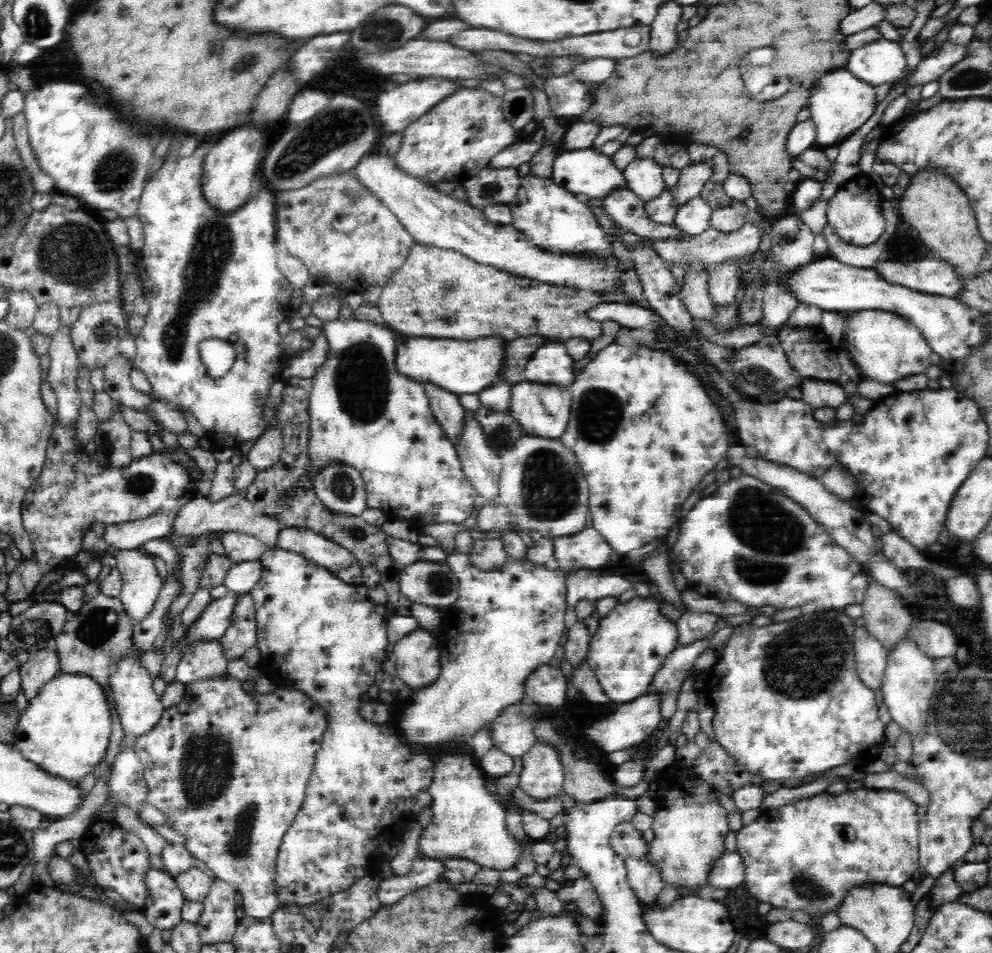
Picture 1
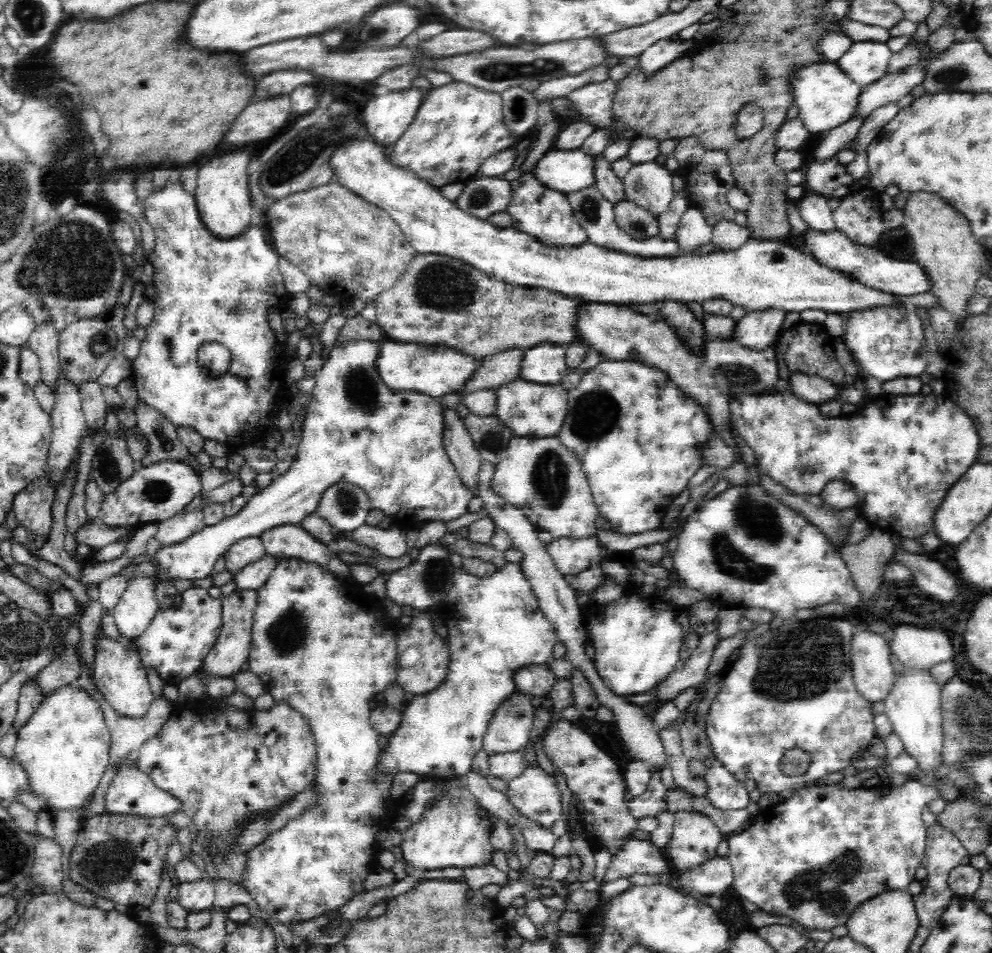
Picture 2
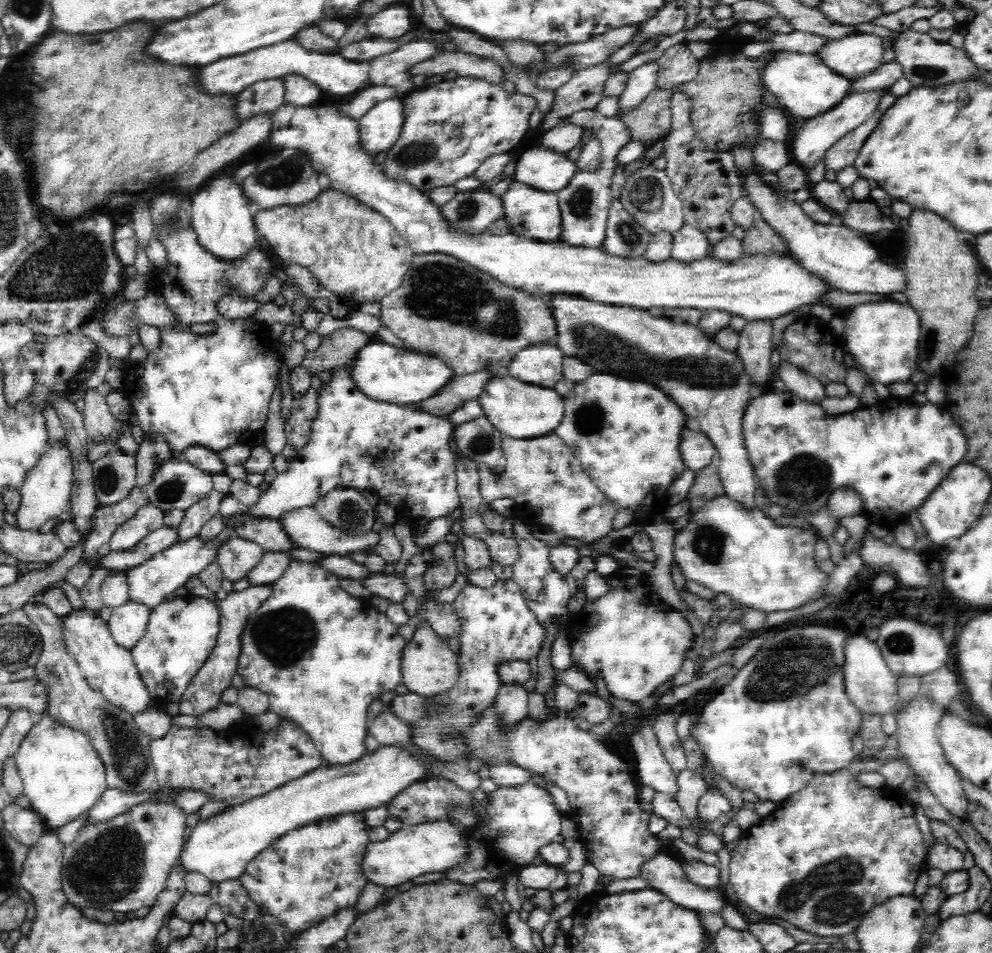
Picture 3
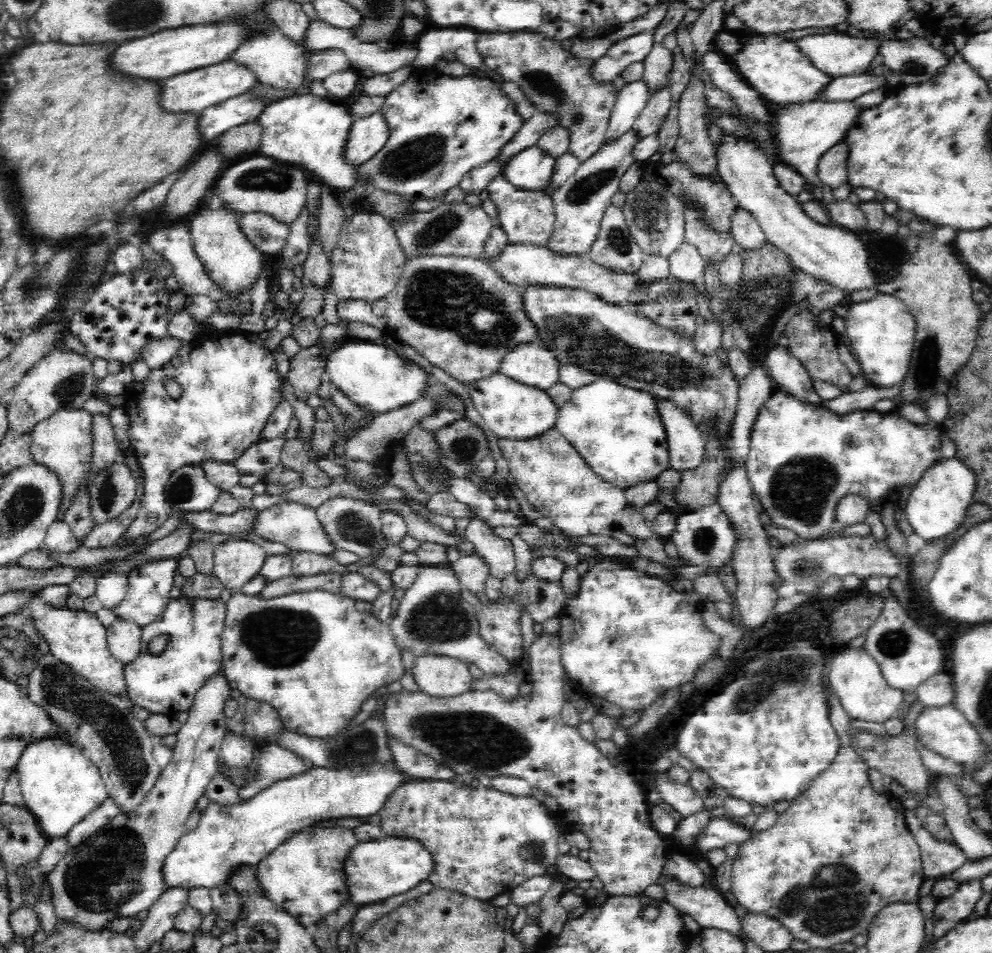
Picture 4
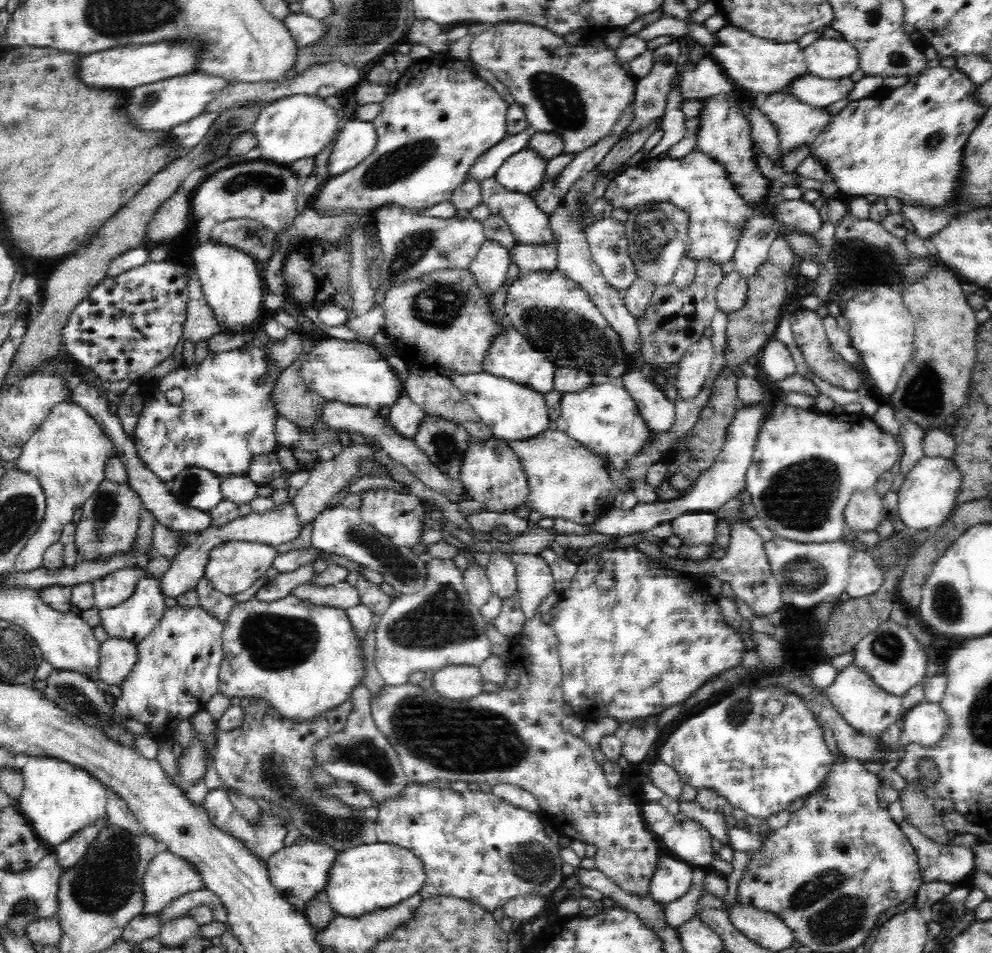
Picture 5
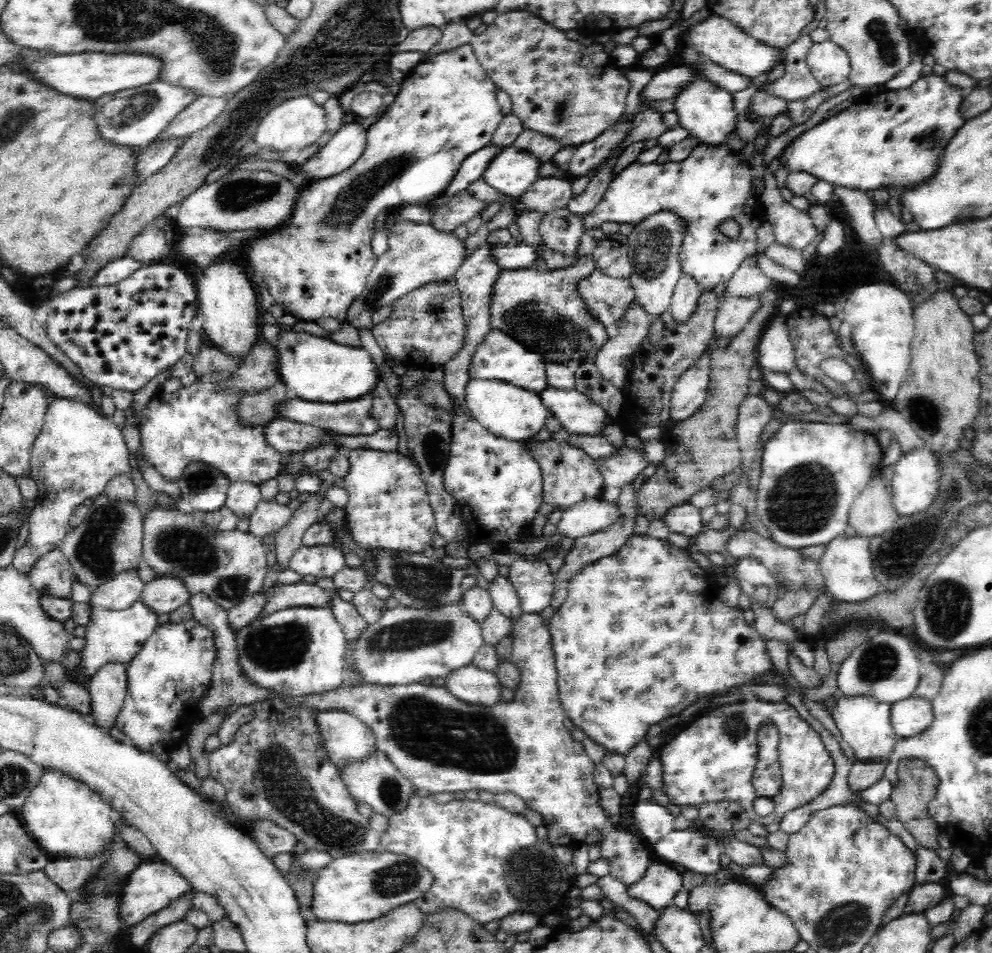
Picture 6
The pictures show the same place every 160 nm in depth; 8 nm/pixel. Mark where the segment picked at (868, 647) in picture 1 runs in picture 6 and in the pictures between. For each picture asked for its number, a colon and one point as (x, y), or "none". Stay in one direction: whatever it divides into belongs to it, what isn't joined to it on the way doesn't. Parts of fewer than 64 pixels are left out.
2: (872, 672)
3: (869, 684)
4: (855, 678)
5: (862, 704)
6: (864, 723)

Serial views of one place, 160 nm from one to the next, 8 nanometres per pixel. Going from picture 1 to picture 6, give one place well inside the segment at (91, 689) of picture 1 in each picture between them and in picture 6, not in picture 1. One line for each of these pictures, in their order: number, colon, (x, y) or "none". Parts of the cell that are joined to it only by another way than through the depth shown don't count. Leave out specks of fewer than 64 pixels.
2: (64, 748)
3: (62, 776)
4: (60, 785)
5: (58, 799)
6: (65, 818)

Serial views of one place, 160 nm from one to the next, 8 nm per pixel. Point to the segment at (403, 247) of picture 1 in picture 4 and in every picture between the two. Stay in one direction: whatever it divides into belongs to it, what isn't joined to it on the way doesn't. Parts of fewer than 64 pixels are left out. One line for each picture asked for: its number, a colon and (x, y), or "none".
2: (351, 249)
3: (354, 252)
4: (367, 265)

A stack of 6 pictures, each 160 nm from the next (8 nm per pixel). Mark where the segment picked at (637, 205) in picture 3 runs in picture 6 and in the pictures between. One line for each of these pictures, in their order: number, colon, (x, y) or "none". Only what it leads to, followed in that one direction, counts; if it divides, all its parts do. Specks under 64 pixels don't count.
4: (655, 218)
5: (656, 233)
6: (654, 244)

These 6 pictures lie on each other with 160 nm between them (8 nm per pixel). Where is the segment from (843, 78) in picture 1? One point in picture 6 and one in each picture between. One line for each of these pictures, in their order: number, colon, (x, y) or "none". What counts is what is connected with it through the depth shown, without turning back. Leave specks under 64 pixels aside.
2: (825, 97)
3: (801, 82)
4: (775, 67)
5: (762, 66)
6: (716, 38)

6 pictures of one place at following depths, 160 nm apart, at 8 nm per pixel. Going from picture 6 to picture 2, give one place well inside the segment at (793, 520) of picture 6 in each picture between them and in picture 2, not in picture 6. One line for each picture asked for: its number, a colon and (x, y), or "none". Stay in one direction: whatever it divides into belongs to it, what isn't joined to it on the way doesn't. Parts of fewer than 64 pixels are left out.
2: (902, 459)
3: (894, 456)
4: (804, 459)
5: (806, 467)

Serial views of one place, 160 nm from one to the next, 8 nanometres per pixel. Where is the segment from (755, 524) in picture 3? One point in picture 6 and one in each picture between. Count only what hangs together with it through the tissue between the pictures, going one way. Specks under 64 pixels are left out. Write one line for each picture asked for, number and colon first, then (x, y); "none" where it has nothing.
4: (704, 537)
5: (693, 528)
6: (685, 519)

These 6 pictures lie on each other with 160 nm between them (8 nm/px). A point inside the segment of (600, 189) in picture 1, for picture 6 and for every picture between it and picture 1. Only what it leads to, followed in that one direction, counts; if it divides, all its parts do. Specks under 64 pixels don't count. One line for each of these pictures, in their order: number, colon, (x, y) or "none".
2: (566, 171)
3: (545, 170)
4: (530, 170)
5: (523, 172)
6: (510, 172)

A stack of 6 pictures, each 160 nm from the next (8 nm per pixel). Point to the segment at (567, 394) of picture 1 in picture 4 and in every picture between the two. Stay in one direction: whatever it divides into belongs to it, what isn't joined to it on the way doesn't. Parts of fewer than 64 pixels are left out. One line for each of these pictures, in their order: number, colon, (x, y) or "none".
2: (528, 409)
3: (519, 410)
4: (512, 410)

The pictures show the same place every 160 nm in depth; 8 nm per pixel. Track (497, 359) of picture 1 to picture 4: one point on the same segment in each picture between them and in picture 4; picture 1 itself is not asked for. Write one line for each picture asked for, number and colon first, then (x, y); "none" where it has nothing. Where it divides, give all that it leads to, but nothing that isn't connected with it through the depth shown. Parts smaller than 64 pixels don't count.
2: (432, 369)
3: (381, 371)
4: (374, 376)

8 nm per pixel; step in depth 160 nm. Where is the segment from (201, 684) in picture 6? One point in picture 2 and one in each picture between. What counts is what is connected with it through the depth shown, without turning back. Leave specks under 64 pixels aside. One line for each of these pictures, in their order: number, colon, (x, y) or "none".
2: (175, 644)
3: (181, 634)
4: (166, 683)
5: (176, 671)

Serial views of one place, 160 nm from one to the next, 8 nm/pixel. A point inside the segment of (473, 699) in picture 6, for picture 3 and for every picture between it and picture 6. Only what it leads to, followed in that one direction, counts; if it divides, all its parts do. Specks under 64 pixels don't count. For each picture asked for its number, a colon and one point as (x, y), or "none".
3: (429, 667)
4: (439, 676)
5: (457, 682)

